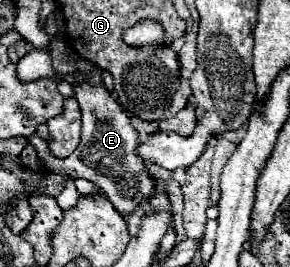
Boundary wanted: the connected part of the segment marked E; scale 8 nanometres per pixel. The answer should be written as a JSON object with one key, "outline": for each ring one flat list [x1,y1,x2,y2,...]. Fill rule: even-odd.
{"outline":[[67,50,67,56,75,62,77,84,73,84,73,90,83,112,81,142,69,158,59,160,49,152,47,142,36,133,31,135,28,141,35,147,40,162,48,171,59,172,63,176,67,174,73,178,87,178,95,182,111,200,111,204,127,218,147,198,147,194,153,192,153,178,147,174,145,162,135,156,139,136,131,126,131,120,125,110,117,106,117,100,103,86,103,70,93,62,87,62,73,50]]}

